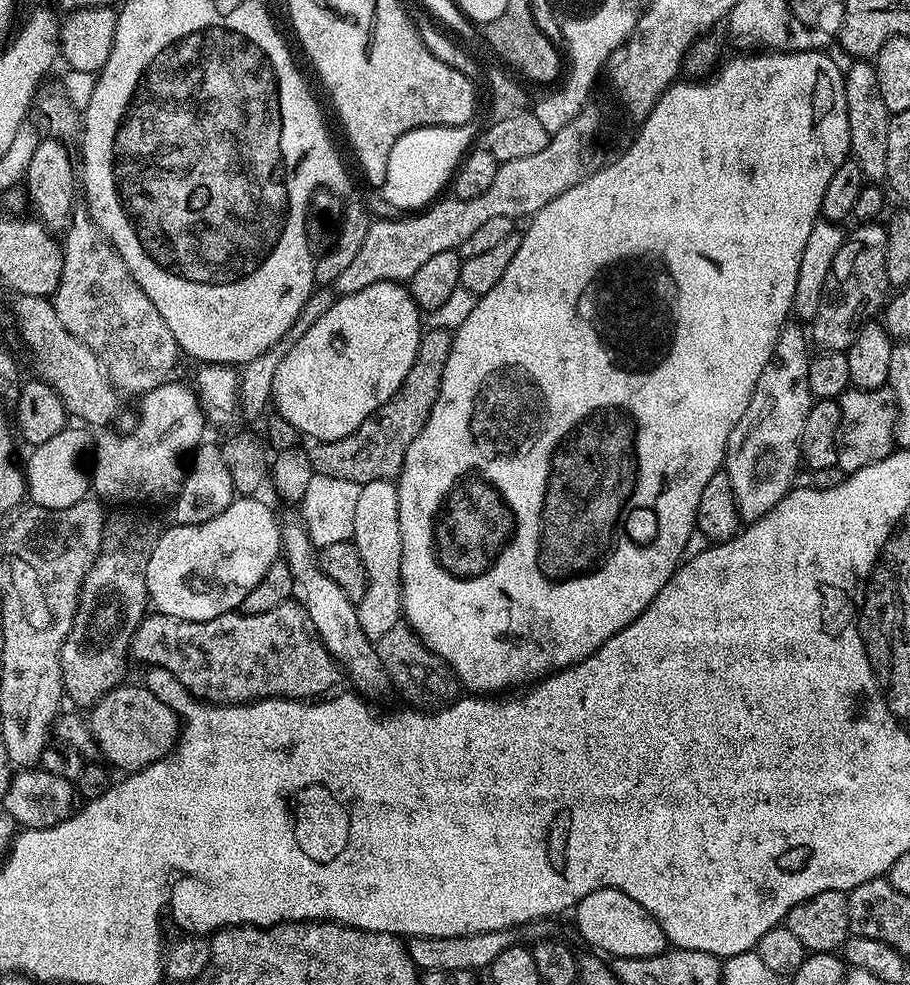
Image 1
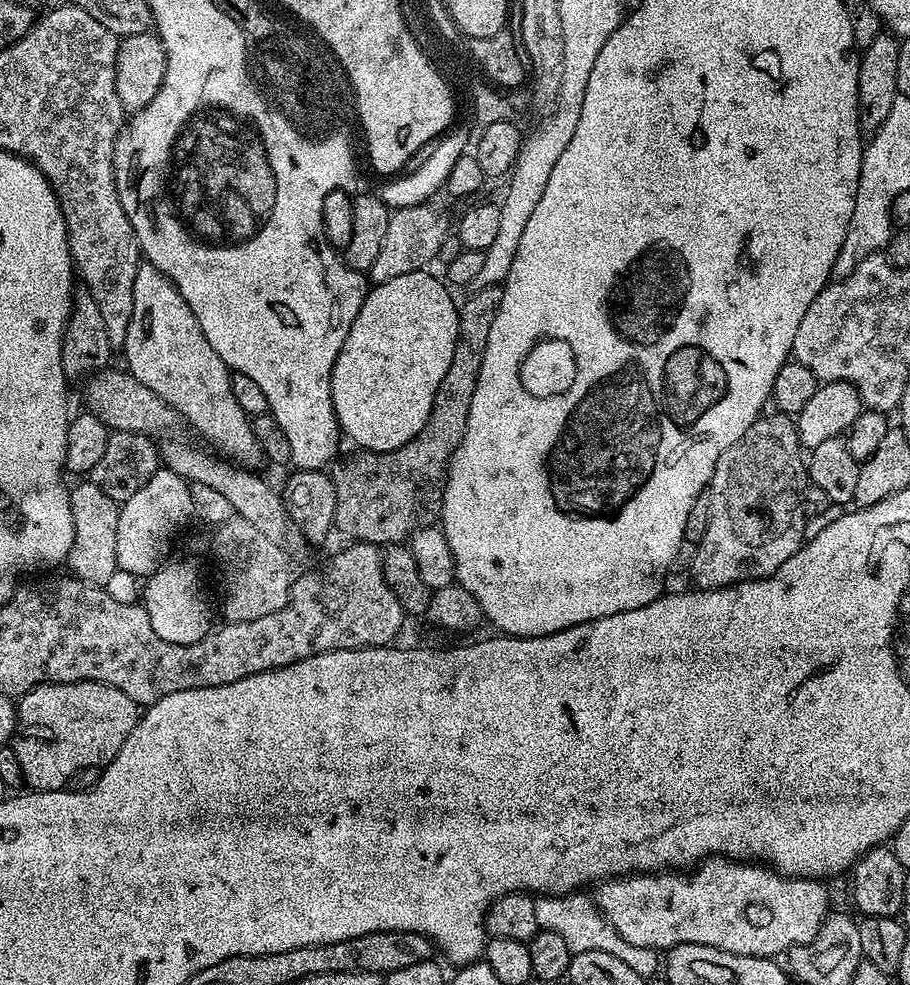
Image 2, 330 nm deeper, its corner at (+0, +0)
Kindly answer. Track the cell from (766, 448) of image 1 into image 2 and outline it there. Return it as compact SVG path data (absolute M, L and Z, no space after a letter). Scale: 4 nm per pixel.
M775 414L776 416L761 415L760 419L750 426L750 430L746 430L746 434L742 434L742 438L738 442L734 442L734 446L730 446L730 450L726 450L722 454L722 458L718 458L718 466L712 475L712 482L707 487L710 494L710 522L706 525L706 534L702 534L699 544L695 545L692 559L690 561L690 569L692 568L692 580L697 589L701 588L728 588L731 584L741 584L747 580L761 580L767 576L772 576L778 570L778 566L782 566L782 562L786 562L786 558L790 558L799 550L801 544L806 539L804 533L804 520L806 521L806 513L804 511L804 489L809 483L808 473L806 471L806 460L802 453L802 445L796 434L796 425L787 415Z

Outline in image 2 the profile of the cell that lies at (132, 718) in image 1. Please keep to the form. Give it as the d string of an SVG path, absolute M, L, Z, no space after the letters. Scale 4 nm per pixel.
M83 680L73 684L40 684L19 697L16 704L16 732L12 735L10 747L18 754L22 766L24 784L37 792L59 792L75 772L83 768L103 769L104 765L122 750L122 742L130 738L130 730L140 721L138 705L122 690L109 684Z

